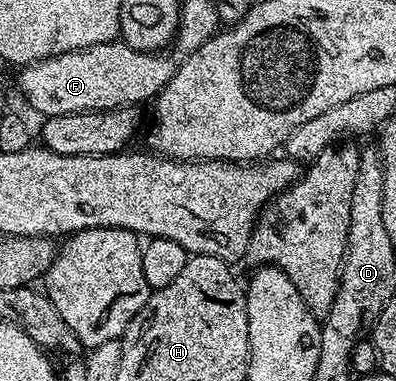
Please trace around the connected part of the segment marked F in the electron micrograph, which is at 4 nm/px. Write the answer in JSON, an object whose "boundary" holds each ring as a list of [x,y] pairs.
{"boundary":[[[111,40],[105,44],[98,46],[90,46],[89,48],[79,48],[77,52],[63,52],[57,56],[51,56],[45,60],[39,60],[33,64],[23,65],[19,69],[20,72],[20,92],[24,95],[24,100],[36,112],[41,112],[41,117],[47,118],[49,116],[71,116],[73,112],[104,112],[108,108],[123,108],[125,106],[138,106],[142,104],[142,100],[151,101],[161,90],[166,86],[166,82],[170,82],[172,75],[176,73],[176,65],[178,63],[177,57],[164,56],[163,51],[159,52],[139,52],[134,50],[129,44]]]}

